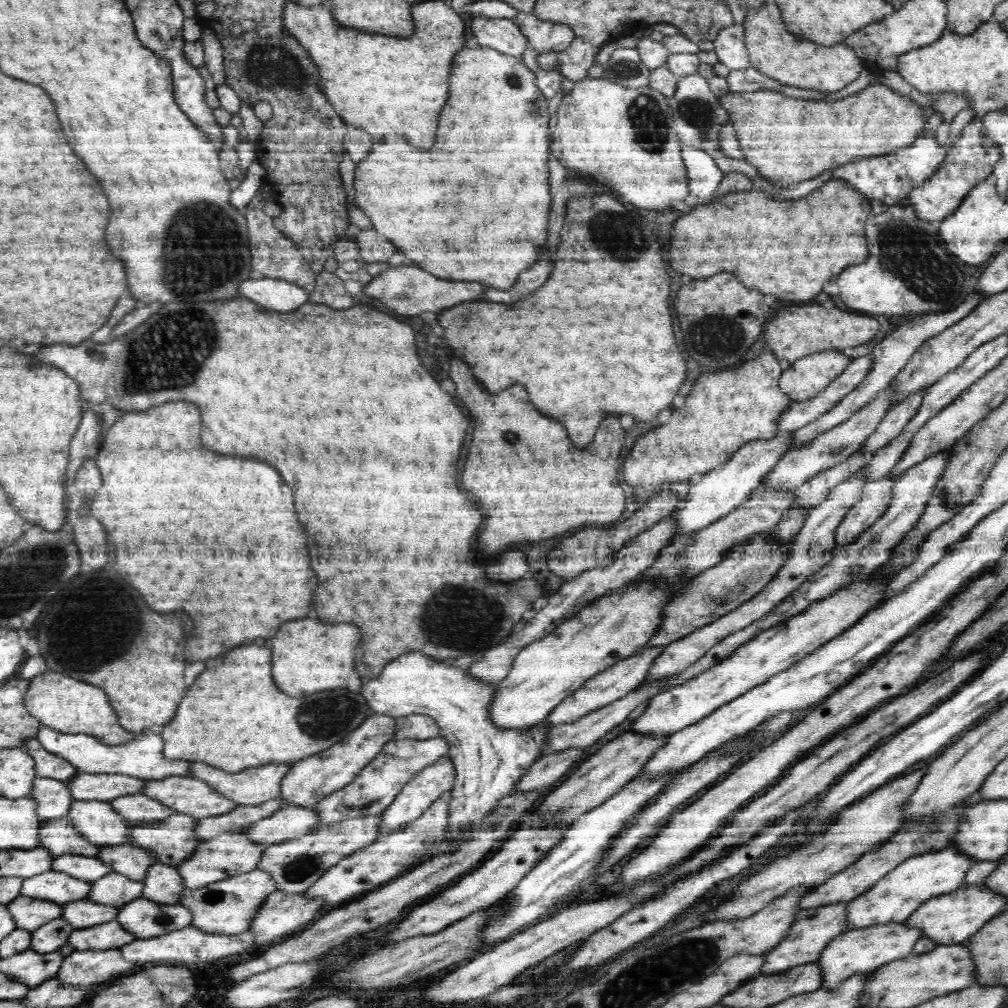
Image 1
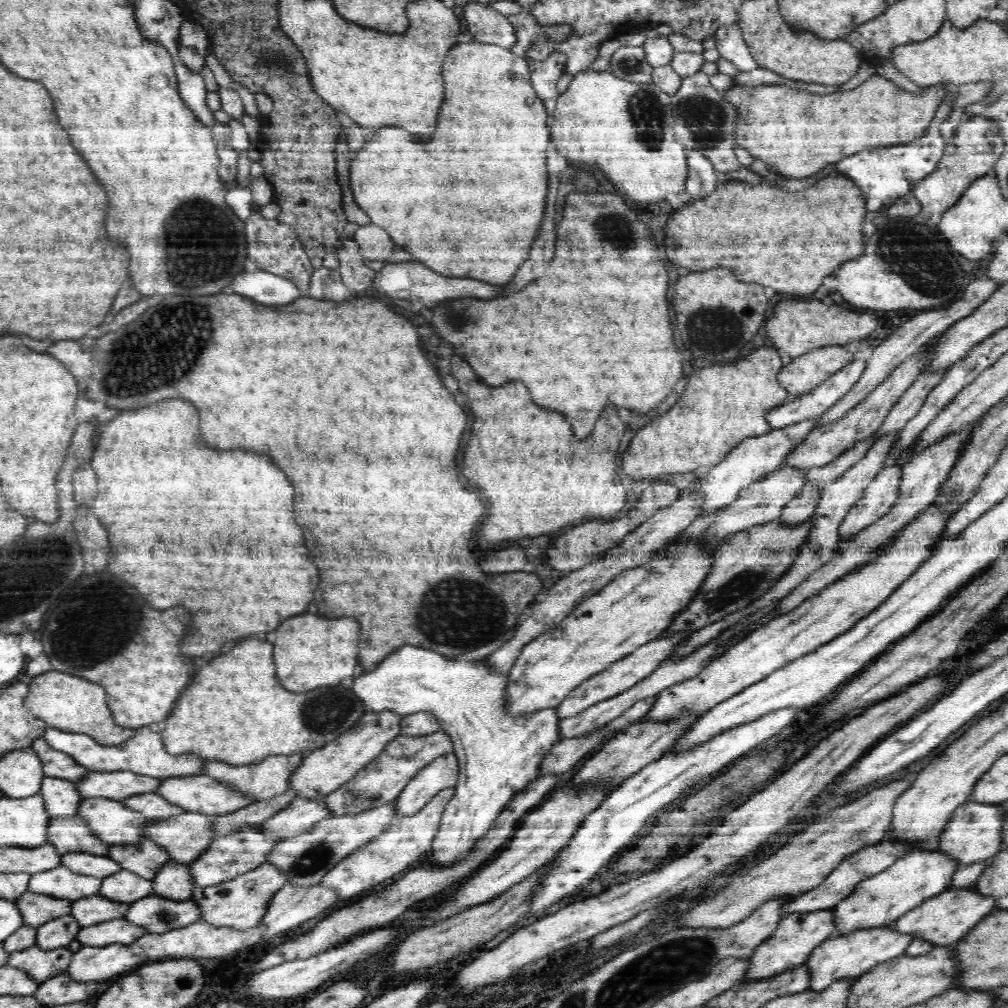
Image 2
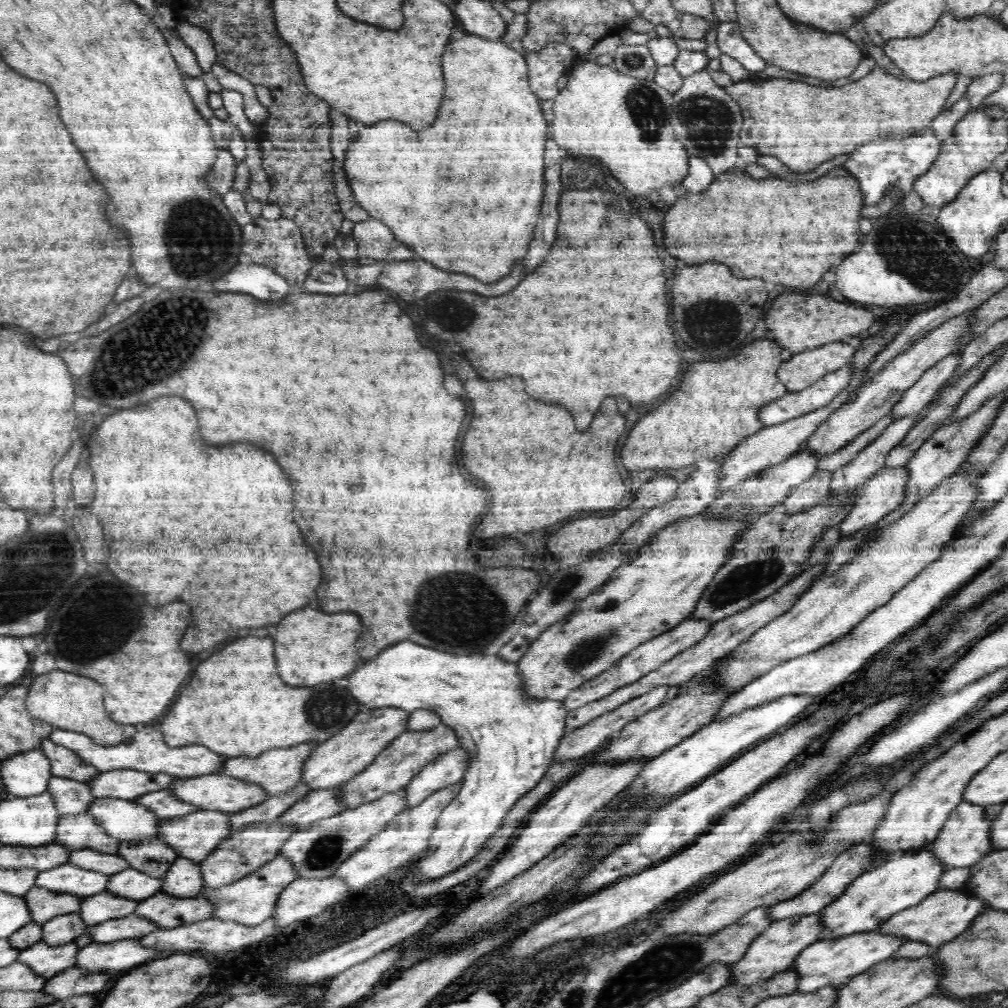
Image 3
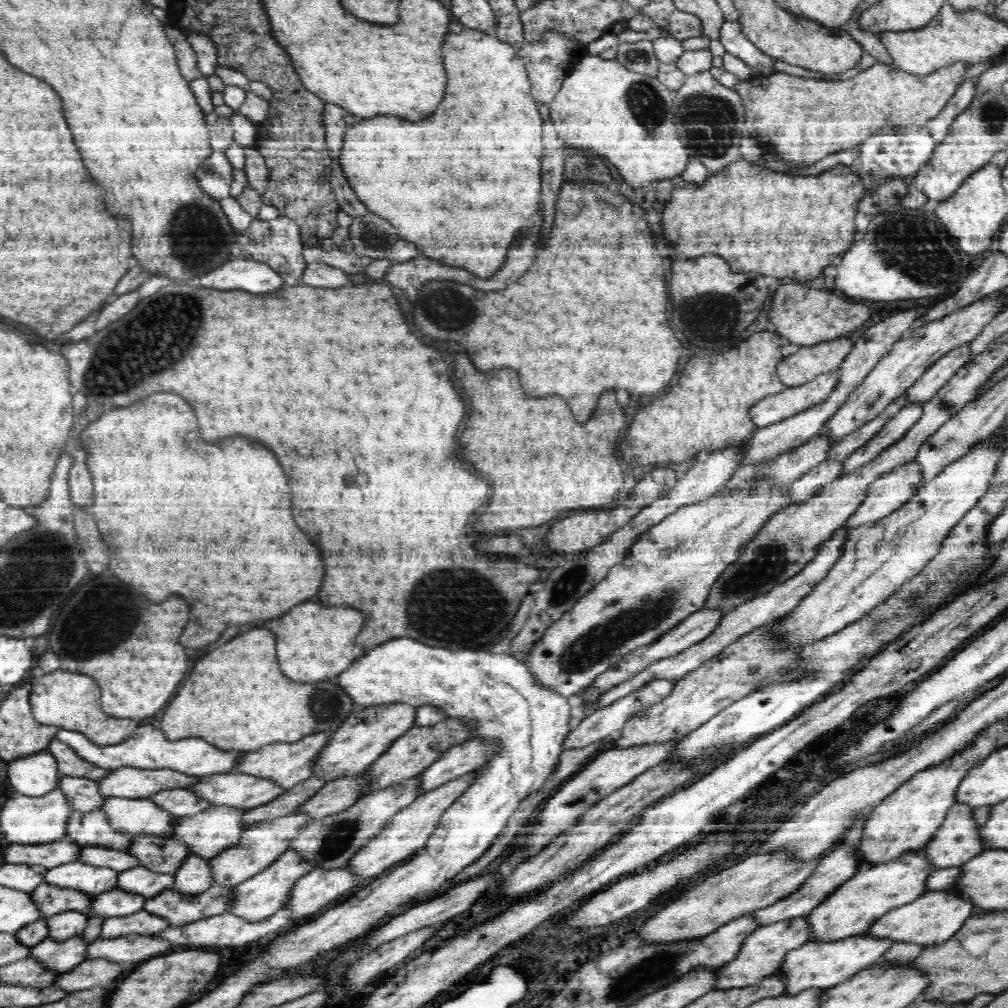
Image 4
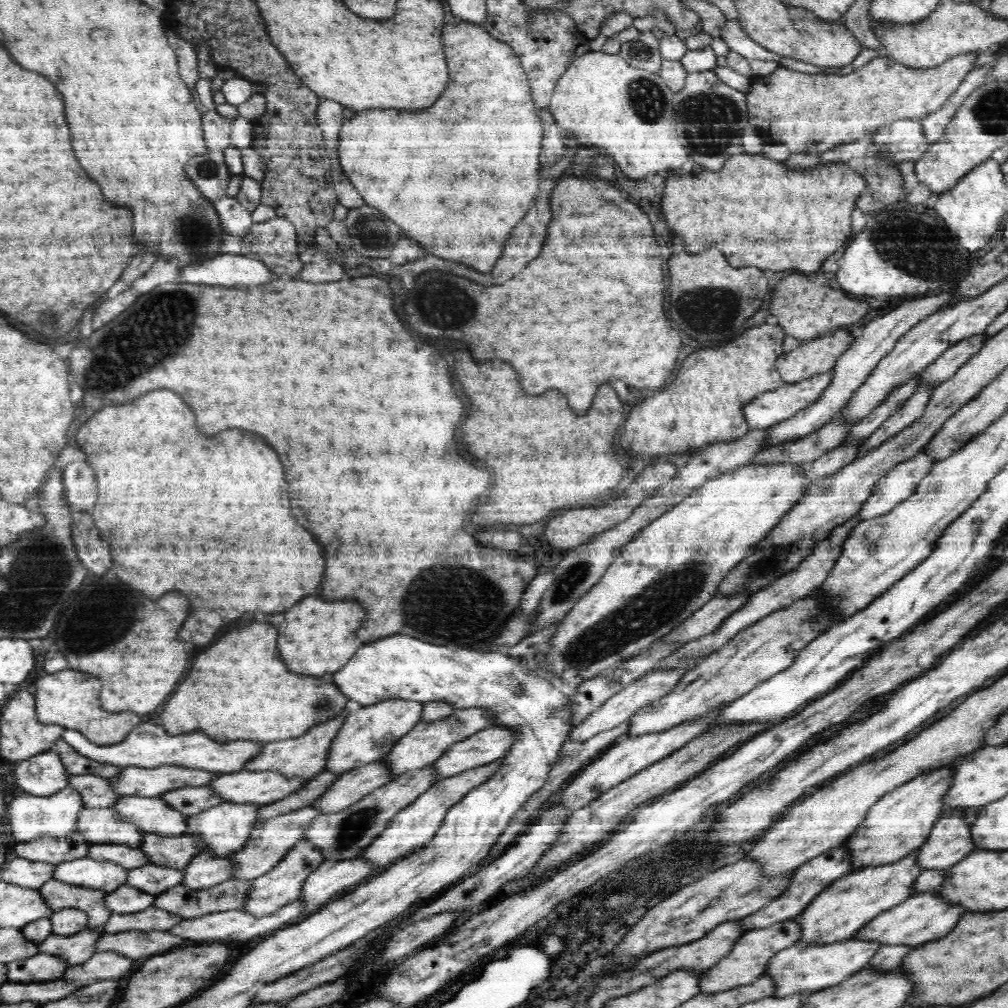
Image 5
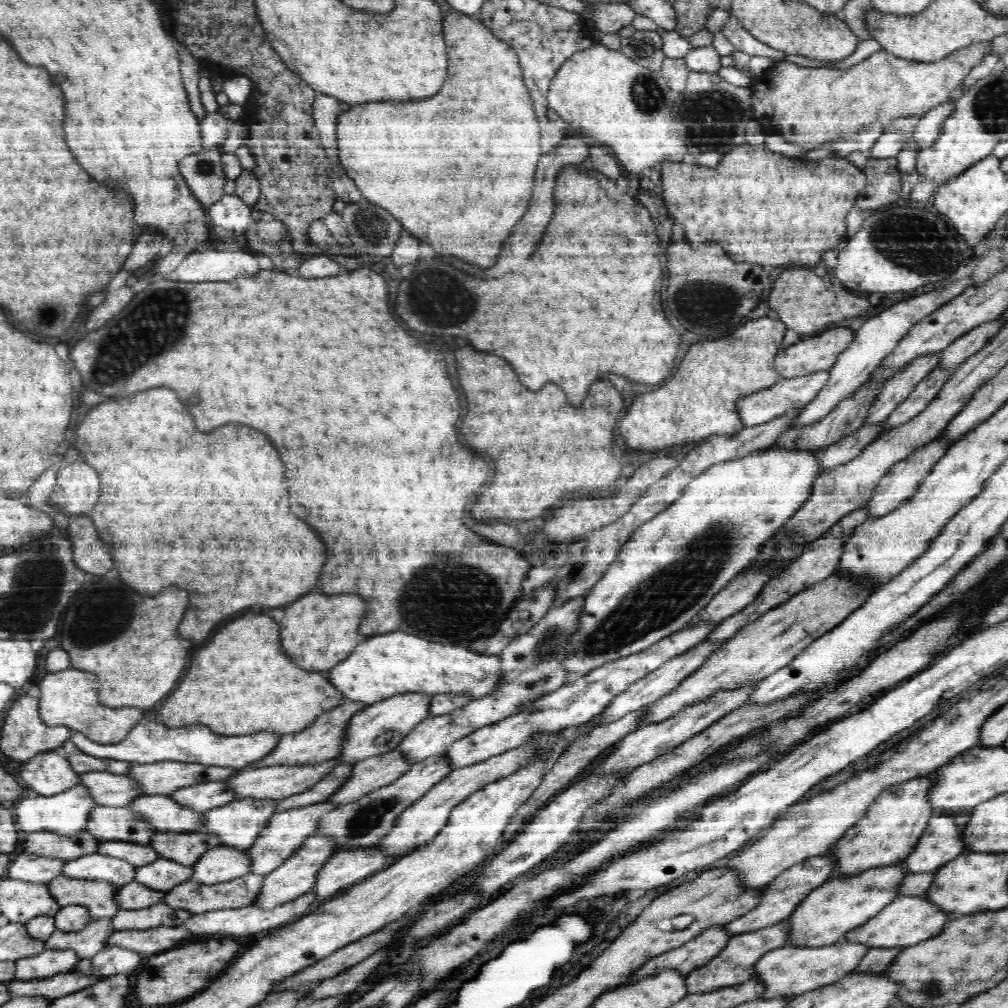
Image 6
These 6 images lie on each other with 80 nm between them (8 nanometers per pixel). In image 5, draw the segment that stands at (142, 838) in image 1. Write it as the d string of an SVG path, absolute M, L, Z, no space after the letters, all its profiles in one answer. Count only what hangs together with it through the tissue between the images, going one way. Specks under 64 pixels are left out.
M222 803L207 809L200 814L190 815L184 834L197 837L208 844L206 851L213 852L214 856L226 856L240 850L246 840L252 836L253 828L261 821L261 810L264 805Z

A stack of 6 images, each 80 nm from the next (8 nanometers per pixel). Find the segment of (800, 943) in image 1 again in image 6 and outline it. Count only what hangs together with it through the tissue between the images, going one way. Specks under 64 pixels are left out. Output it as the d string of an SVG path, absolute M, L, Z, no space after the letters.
M784 920L766 928L732 935L727 944L711 960L685 976L683 984L685 984L686 990L690 993L708 993L723 986L730 987L750 980L753 978L753 965L758 958L763 953L770 952L771 949L785 946L788 933L789 928Z

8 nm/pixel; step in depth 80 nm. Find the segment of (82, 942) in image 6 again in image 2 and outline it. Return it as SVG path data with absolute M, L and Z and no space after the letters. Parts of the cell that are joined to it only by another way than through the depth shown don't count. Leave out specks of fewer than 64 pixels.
M34 945L20 952L9 953L5 964L19 968L26 974L30 974L32 980L43 983L64 972L73 954L68 945L54 948L54 950L42 950Z

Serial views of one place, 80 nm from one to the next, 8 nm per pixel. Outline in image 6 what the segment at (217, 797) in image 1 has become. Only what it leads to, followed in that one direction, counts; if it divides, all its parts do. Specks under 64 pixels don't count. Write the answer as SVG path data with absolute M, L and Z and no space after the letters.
M332 758L326 761L318 762L318 764L310 765L271 765L265 768L249 768L244 769L241 773L233 776L232 779L226 781L229 782L232 789L236 791L236 798L254 797L258 800L266 800L267 797L276 797L280 800L293 794L300 794L308 788L312 788L316 782L320 782L332 768L336 768L338 764L343 764L341 758Z

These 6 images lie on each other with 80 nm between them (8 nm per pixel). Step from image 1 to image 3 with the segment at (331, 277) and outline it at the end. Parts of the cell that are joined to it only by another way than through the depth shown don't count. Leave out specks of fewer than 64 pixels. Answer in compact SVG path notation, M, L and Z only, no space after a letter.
M322 261L313 264L304 286L312 294L344 294L348 280L340 267Z

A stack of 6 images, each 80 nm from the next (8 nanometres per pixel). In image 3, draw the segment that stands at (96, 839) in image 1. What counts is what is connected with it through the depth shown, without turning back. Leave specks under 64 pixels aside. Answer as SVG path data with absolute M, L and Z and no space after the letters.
M97 798L87 810L90 816L105 828L105 832L118 840L148 840L157 836L162 818L134 804L132 800L120 798Z

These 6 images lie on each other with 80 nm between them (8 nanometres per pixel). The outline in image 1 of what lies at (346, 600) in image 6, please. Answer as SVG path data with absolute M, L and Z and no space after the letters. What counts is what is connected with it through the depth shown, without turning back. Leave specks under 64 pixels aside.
M294 620L282 624L272 638L272 676L278 688L288 696L306 696L328 688L346 684L354 668L356 648L360 644L360 630L352 624L326 626L318 620Z

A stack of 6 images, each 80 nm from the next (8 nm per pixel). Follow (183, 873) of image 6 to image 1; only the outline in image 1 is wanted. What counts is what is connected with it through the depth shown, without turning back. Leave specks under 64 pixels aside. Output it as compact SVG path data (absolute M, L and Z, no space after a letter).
M112 871L94 881L94 886L86 898L90 901L97 901L98 904L108 904L120 908L123 904L140 897L144 887L144 883L141 881L132 881L120 872Z

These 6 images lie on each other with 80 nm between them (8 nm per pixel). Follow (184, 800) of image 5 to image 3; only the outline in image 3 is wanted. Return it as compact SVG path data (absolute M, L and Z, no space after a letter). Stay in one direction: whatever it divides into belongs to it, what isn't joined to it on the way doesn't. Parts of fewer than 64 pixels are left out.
M168 788L156 792L139 796L132 800L134 804L146 806L146 809L162 818L162 820L175 819L176 817L184 817L200 809L192 804L186 803L184 800L178 800Z

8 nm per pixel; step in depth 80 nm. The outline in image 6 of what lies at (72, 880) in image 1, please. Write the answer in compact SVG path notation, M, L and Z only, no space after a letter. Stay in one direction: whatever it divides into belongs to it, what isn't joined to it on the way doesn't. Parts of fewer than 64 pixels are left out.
M94 852L77 859L67 860L61 876L82 881L103 881L121 888L134 881L137 865L132 861Z

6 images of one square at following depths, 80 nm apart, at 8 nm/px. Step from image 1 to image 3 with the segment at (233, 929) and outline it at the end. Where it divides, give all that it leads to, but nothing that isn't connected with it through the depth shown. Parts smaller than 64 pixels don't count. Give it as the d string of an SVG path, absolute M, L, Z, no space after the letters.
M278 855L269 863L263 864L256 872L251 873L250 876L239 879L226 887L216 889L205 887L199 892L201 896L205 896L207 900L212 900L213 904L216 904L216 910L214 910L212 918L234 920L238 924L250 926L262 924L264 920L271 918L276 911L277 900L280 899L281 892L298 879L292 860L281 855Z

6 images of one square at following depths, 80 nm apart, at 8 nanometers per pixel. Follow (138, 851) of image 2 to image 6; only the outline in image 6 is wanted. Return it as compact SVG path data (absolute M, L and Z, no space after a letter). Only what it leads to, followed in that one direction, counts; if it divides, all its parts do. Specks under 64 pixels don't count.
M195 831L160 832L153 836L149 845L157 852L157 858L180 861L194 865L202 855L222 844L218 833Z

